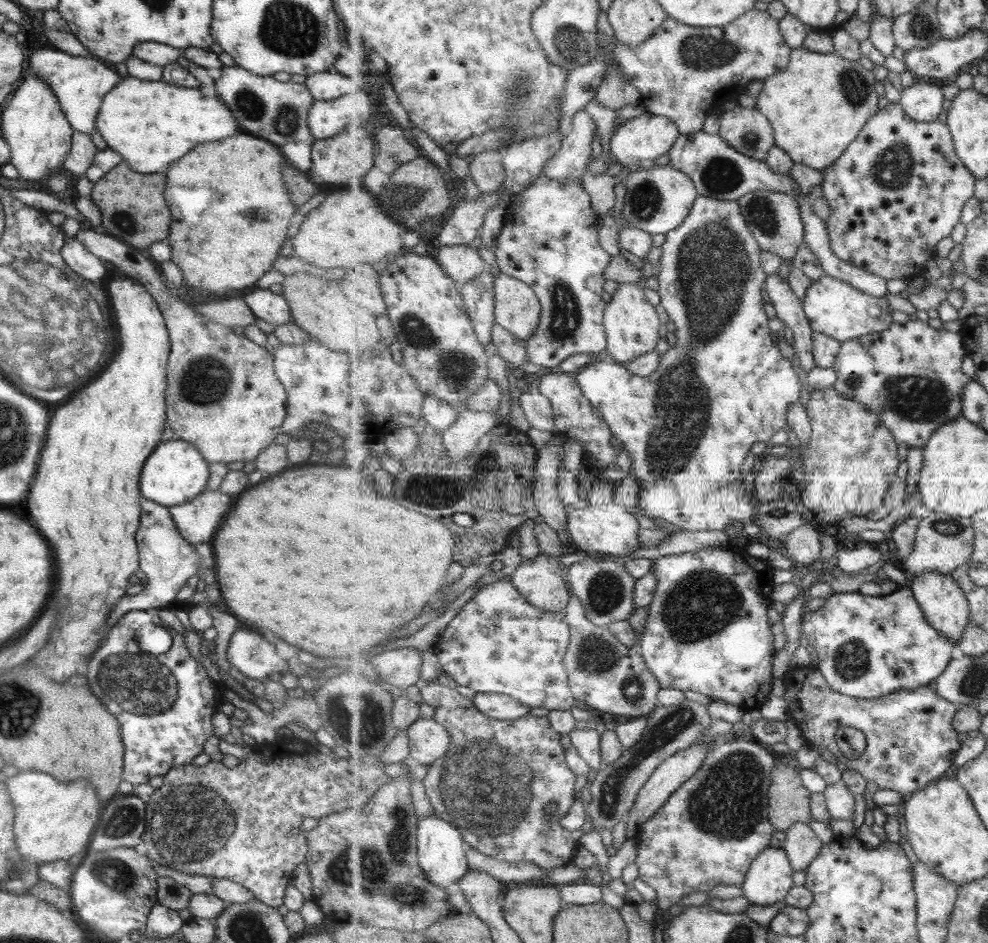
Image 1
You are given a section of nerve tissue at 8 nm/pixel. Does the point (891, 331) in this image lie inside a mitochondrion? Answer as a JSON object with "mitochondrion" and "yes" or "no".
{"mitochondrion":"no"}

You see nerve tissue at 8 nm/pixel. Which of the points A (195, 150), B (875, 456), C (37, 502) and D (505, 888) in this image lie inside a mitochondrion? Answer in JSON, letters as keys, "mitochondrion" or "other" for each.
{"A":"other","B":"other","C":"other","D":"other"}

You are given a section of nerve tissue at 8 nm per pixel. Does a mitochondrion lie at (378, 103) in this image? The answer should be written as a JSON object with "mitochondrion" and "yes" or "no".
{"mitochondrion":"no"}

